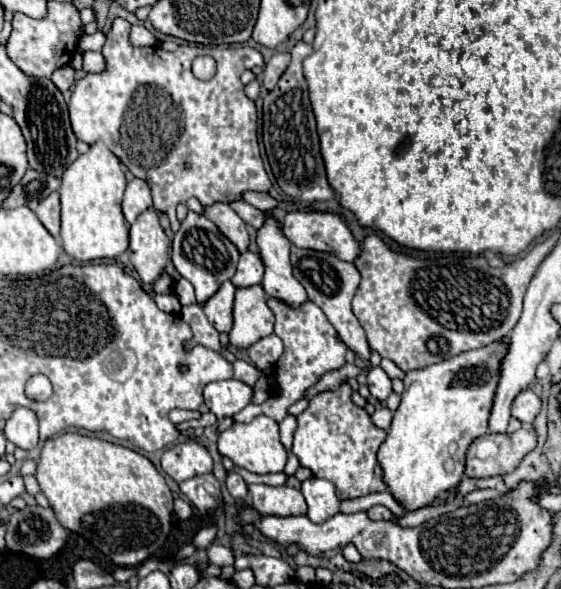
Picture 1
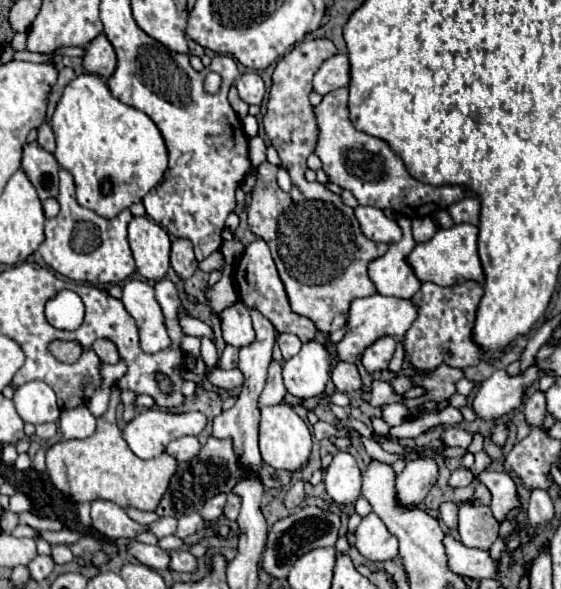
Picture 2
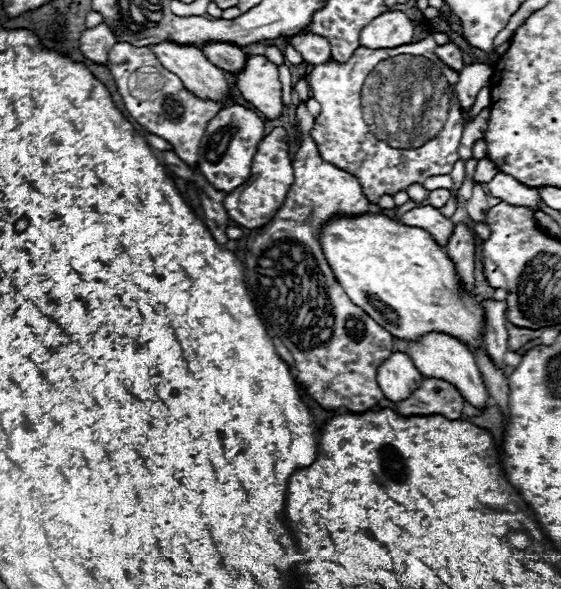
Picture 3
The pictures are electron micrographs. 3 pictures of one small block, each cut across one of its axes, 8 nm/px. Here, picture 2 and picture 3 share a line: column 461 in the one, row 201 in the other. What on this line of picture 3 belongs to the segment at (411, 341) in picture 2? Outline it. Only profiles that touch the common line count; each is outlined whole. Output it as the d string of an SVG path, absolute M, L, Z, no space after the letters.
M300 102L296 108L296 128L302 132L302 144L292 160L294 184L276 212L276 216L260 228L256 234L248 236L244 248L244 264L246 264L246 286L250 288L252 302L258 304L256 310L268 330L270 336L278 336L284 346L292 352L296 360L296 382L300 388L312 396L324 410L348 408L350 412L366 412L376 406L384 394L376 382L378 368L392 354L392 336L380 324L376 324L362 308L358 308L348 294L342 290L338 280L334 278L322 248L320 248L320 232L324 224L334 216L360 216L368 212L370 202L366 200L358 178L336 168L330 162L324 162L316 150L314 140L308 130L312 126L312 114L306 104Z

